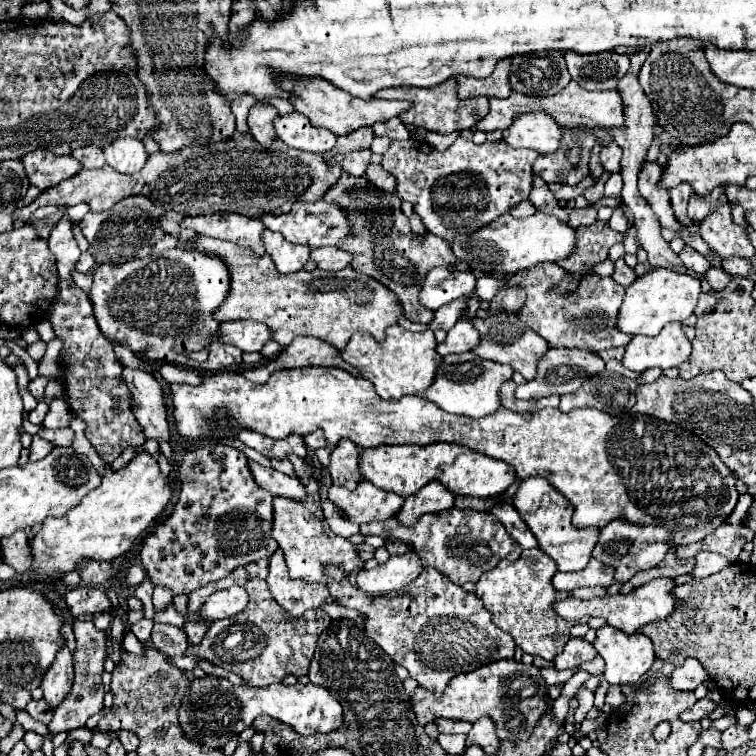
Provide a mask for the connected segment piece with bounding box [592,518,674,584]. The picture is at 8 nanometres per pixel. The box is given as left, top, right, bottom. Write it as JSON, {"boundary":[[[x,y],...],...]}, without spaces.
{"boundary":[[[618,518],[616,522],[610,522],[608,526],[604,526],[600,530],[600,540],[594,546],[592,556],[608,566],[614,566],[616,582],[624,584],[636,572],[658,566],[664,560],[666,552],[674,546],[670,540],[672,540],[672,530],[668,530],[664,526],[632,526],[628,522],[620,522],[620,518]]]}

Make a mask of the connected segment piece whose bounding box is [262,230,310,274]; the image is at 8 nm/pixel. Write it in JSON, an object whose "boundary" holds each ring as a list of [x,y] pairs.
{"boundary":[[[264,230],[262,242],[266,246],[266,252],[272,256],[272,260],[276,262],[276,268],[282,274],[302,270],[302,266],[308,260],[308,254],[310,254],[308,246],[290,244],[290,242],[284,240],[284,236],[280,236],[276,232],[270,232],[270,230]]]}

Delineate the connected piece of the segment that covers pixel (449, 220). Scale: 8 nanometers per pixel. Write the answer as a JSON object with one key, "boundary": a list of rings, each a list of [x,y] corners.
{"boundary":[[[408,138],[390,142],[390,148],[382,156],[382,166],[396,178],[396,194],[412,204],[430,234],[440,238],[458,238],[458,234],[472,234],[480,230],[528,198],[532,186],[532,164],[536,158],[538,154],[534,150],[512,148],[504,140],[476,146],[472,140],[458,138],[448,150],[438,152],[426,142]]]}

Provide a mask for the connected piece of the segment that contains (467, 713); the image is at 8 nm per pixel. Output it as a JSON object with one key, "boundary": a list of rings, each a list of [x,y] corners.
{"boundary":[[[498,660],[474,672],[458,674],[450,680],[442,694],[416,688],[412,696],[412,708],[422,726],[434,722],[436,718],[476,722],[478,718],[488,716],[496,722],[496,734],[500,734],[500,740],[524,740],[532,736],[536,722],[540,722],[544,710],[548,710],[546,690],[548,686],[544,684],[540,668],[526,666],[516,660]]]}

